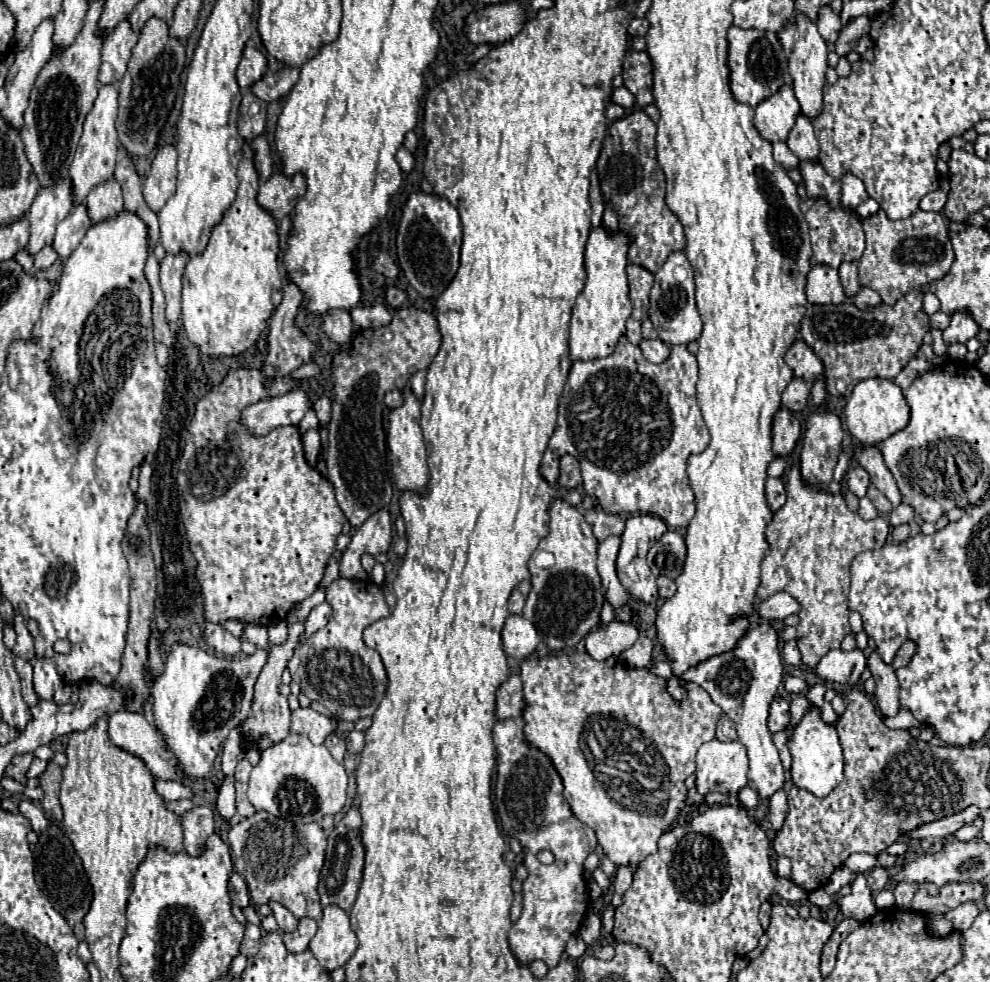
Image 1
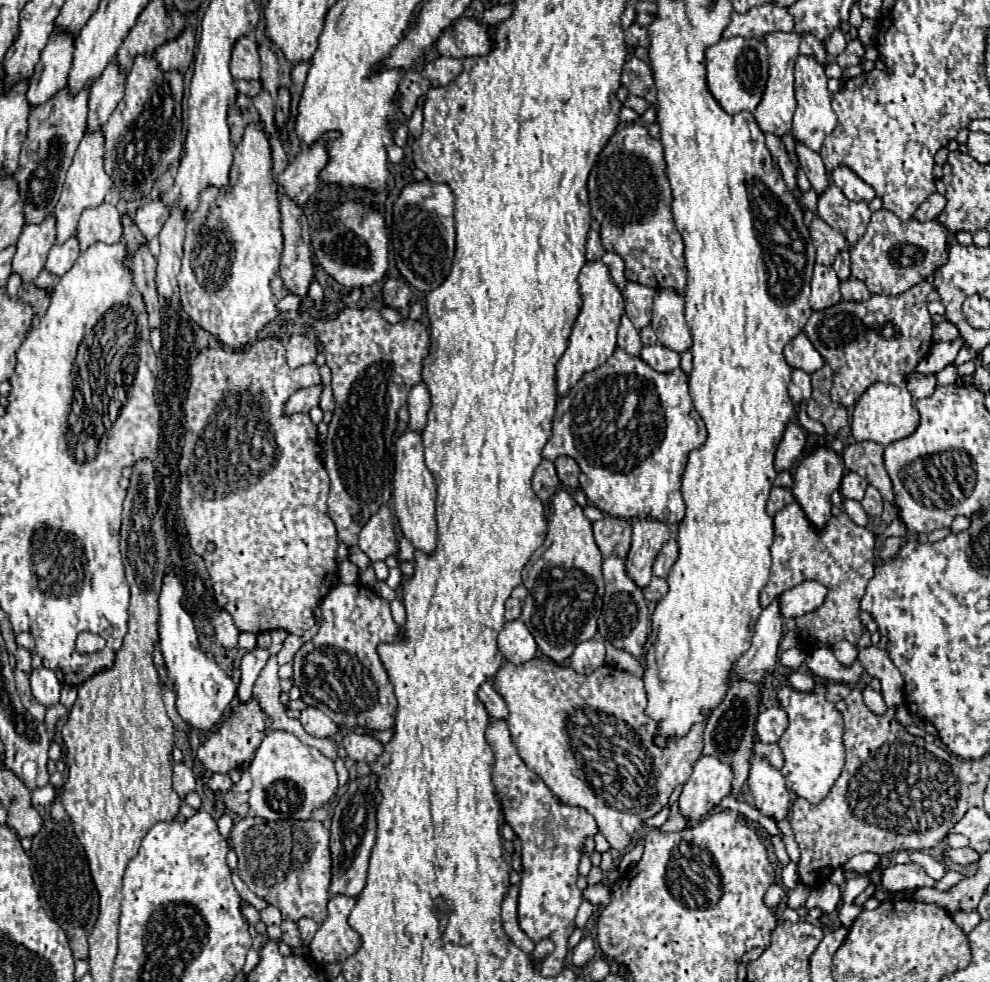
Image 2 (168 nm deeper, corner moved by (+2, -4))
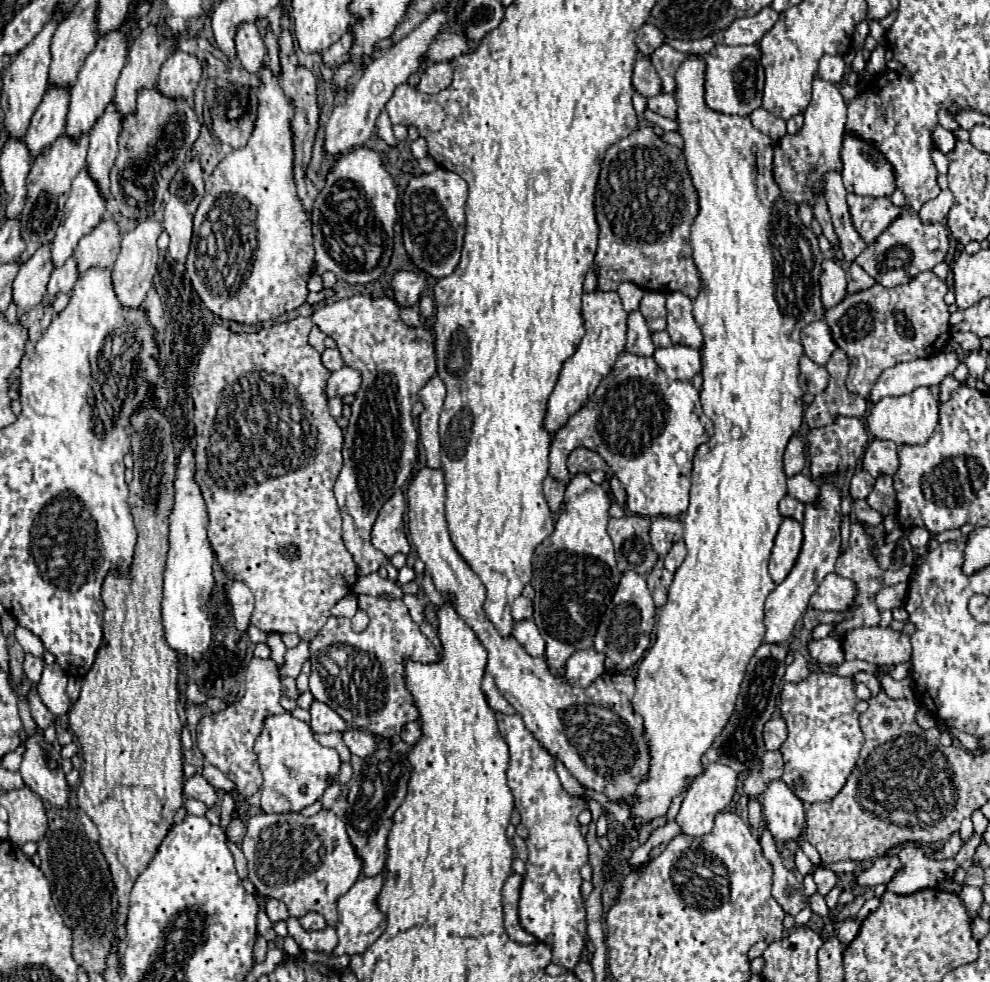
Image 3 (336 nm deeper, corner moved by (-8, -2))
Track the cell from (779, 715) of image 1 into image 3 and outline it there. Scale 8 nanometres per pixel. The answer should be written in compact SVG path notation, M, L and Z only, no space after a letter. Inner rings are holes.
M774 716L764 726L764 742L768 750L778 750L788 736L788 726L782 716Z

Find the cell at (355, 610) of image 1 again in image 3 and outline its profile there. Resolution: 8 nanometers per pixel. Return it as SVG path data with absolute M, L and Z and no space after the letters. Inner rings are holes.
M352 592L352 596L358 598L358 608L368 612L370 624L364 632L354 634L348 618L332 618L332 616L328 618L324 628L310 642L310 662L312 662L310 692L314 694L316 700L328 704L330 708L336 708L336 712L344 716L350 728L360 728L382 738L392 738L400 734L404 724L414 722L418 718L418 710L412 704L412 696L404 688L404 666L402 666L404 658L412 656L414 660L430 662L430 660L438 660L438 650L420 632L420 626L410 618L408 608L402 600L366 596L366 594L356 594L356 592Z

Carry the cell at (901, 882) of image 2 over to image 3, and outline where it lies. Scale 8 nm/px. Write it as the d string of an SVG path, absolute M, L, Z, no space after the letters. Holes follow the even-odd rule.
M894 854L882 856L878 858L868 870L862 870L858 874L858 884L860 886L868 886L874 888L878 884L888 884L892 880L892 876L896 876L896 872L900 872L900 868L904 868L904 864L900 864L900 858Z

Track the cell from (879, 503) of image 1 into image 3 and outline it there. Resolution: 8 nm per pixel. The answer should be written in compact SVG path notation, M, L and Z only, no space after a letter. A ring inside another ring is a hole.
M890 476L876 478L876 486L874 486L874 490L870 492L870 496L866 500L882 516L896 514L896 492L892 488L892 478Z

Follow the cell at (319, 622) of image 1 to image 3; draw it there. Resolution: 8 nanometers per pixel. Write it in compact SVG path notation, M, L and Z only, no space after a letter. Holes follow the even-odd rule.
M186 448L180 456L174 488L176 496L170 514L170 552L164 572L162 618L168 646L198 664L212 640L212 626L206 612L206 600L210 598L210 592L214 588L214 552L206 536L206 506L200 496L200 488L194 482L194 452L190 448Z

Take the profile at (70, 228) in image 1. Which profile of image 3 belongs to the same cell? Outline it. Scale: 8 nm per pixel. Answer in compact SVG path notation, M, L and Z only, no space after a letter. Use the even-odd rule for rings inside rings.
M70 256L60 268L54 268L50 276L50 284L44 296L44 302L52 302L58 292L70 292L78 280L78 268L76 268L76 258Z

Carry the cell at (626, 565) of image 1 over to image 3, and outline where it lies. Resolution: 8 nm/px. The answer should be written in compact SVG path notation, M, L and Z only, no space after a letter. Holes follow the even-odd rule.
M652 518L650 542L660 560L678 540L682 540L682 524L676 518Z

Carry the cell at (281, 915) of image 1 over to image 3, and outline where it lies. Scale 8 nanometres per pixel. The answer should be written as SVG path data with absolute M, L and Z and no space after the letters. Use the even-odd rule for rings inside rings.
M288 918L286 922L288 922L288 934L298 942L300 950L318 950L318 952L332 954L338 942L334 928L326 928L320 932L308 932L302 928L302 924L296 918Z

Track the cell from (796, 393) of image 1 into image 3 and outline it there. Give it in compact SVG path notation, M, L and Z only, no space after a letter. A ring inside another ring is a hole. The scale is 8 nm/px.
M802 356L800 360L800 388L810 394L824 392L828 384L828 372L824 366L814 364L808 356Z

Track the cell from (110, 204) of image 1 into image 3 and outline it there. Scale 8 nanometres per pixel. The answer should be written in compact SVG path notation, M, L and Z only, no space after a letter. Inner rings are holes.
M112 216L102 218L100 224L78 242L78 248L74 252L78 260L78 270L84 272L90 266L112 266L120 252L120 236L122 232L118 222Z

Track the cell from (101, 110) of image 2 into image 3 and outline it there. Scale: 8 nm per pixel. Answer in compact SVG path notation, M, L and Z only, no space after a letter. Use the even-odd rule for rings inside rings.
M112 100L108 104L108 108L104 110L104 114L96 120L94 128L90 130L90 148L88 148L88 172L90 176L98 182L100 192L104 194L104 198L110 196L110 180L108 180L108 172L114 164L114 158L118 154L118 134L120 134L120 112L116 108L116 102Z

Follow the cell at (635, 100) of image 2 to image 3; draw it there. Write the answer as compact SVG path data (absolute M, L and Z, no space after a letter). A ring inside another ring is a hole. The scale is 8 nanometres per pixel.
M658 94L658 96L652 96L648 100L648 108L660 116L666 116L666 118L676 118L676 100L672 94Z

